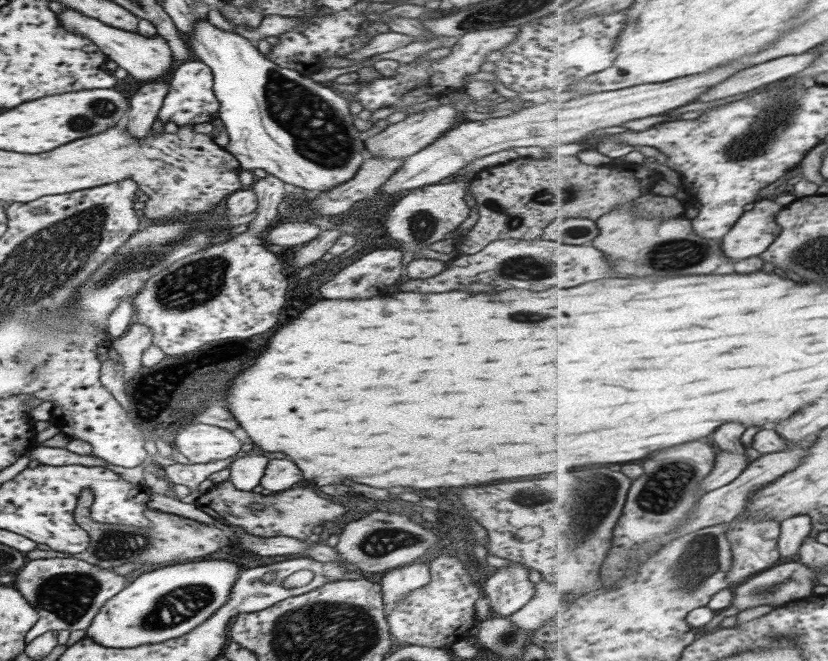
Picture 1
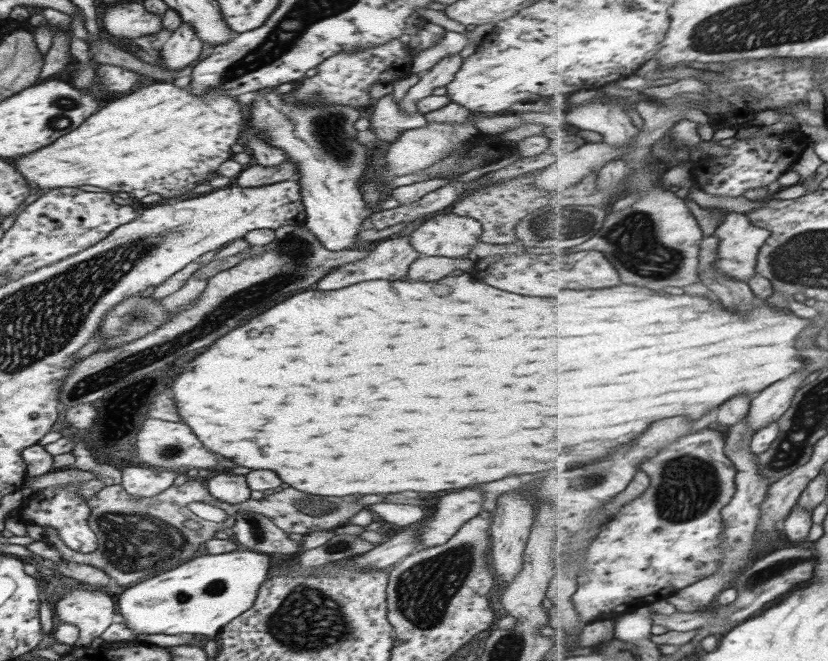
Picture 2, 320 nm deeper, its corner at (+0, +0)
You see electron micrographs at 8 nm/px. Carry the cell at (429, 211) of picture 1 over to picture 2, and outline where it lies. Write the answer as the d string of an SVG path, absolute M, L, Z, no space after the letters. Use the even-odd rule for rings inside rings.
M453 213L439 214L427 220L419 221L417 229L407 236L409 244L421 256L442 256L445 258L462 258L478 242L482 233L480 223L473 218L457 216Z

